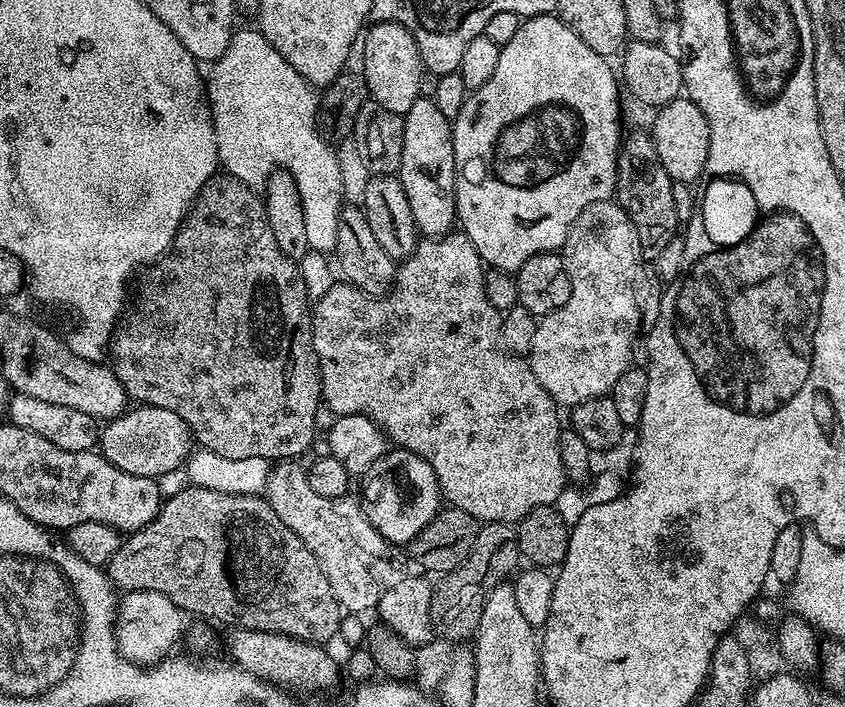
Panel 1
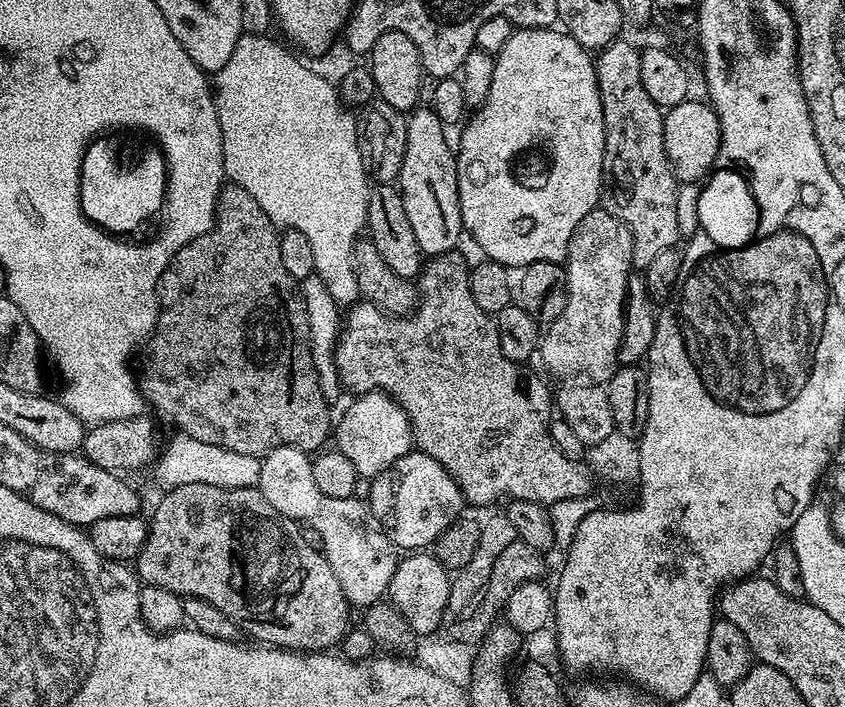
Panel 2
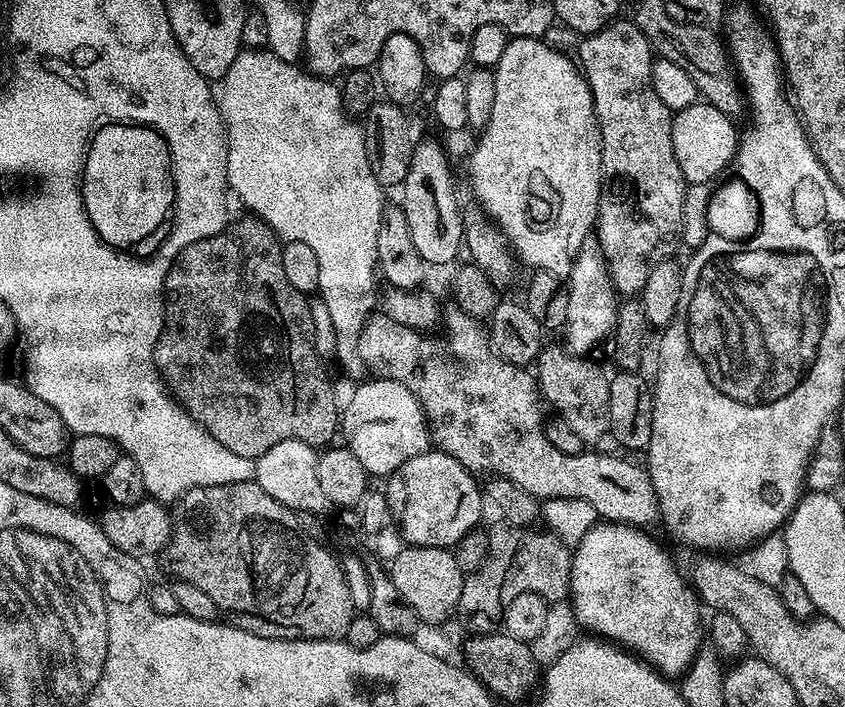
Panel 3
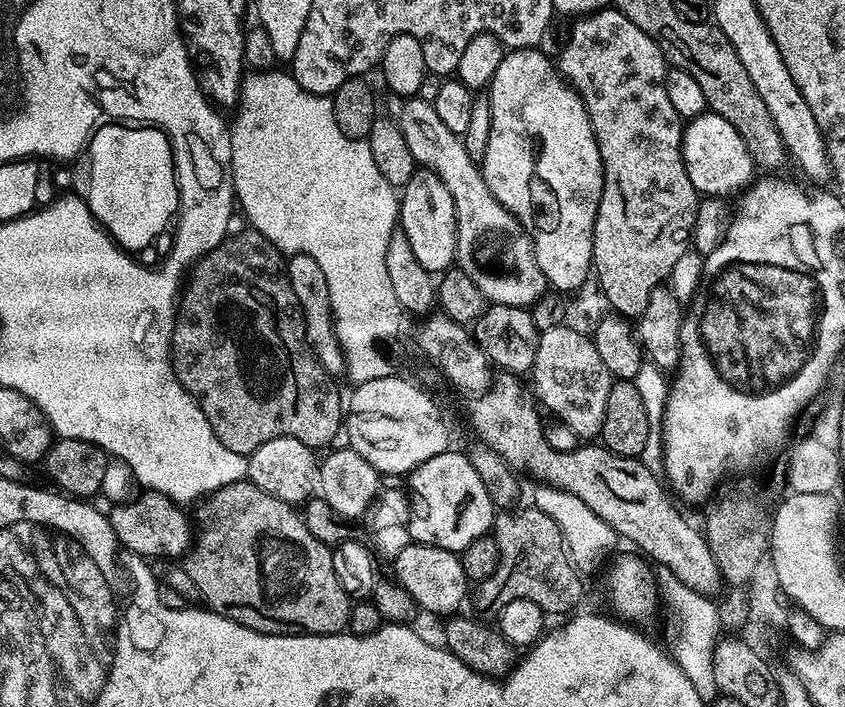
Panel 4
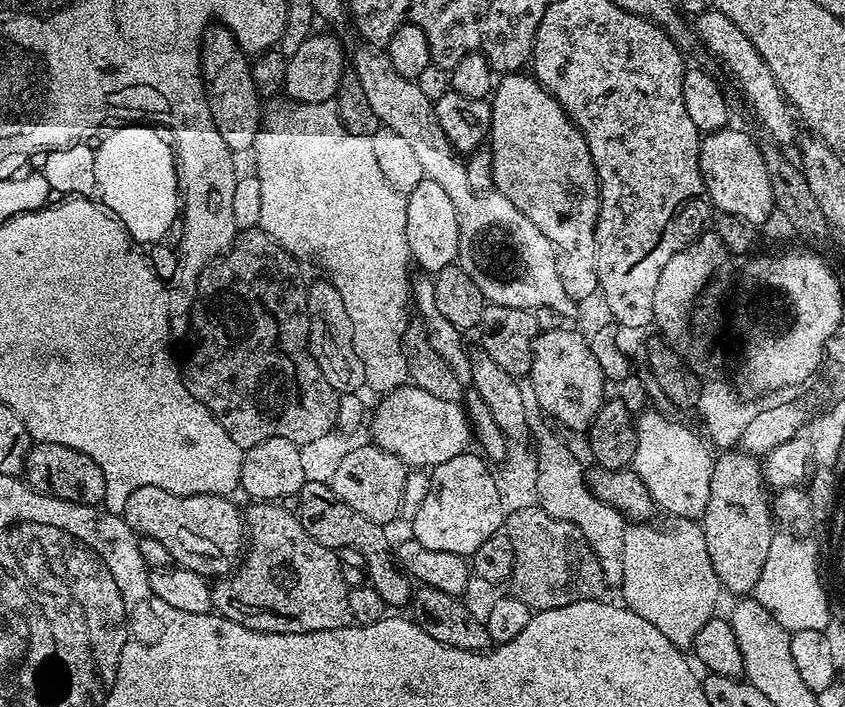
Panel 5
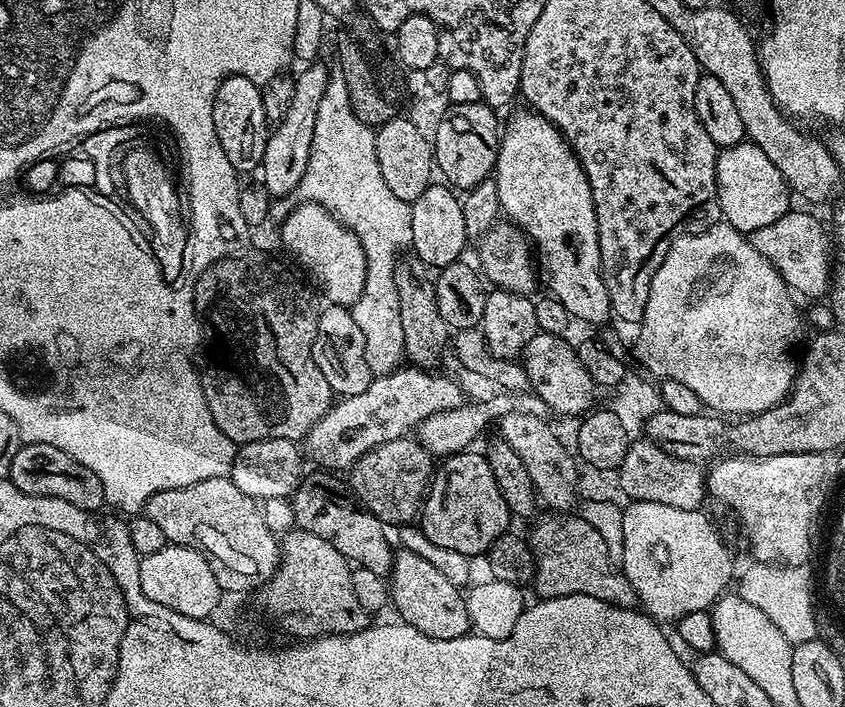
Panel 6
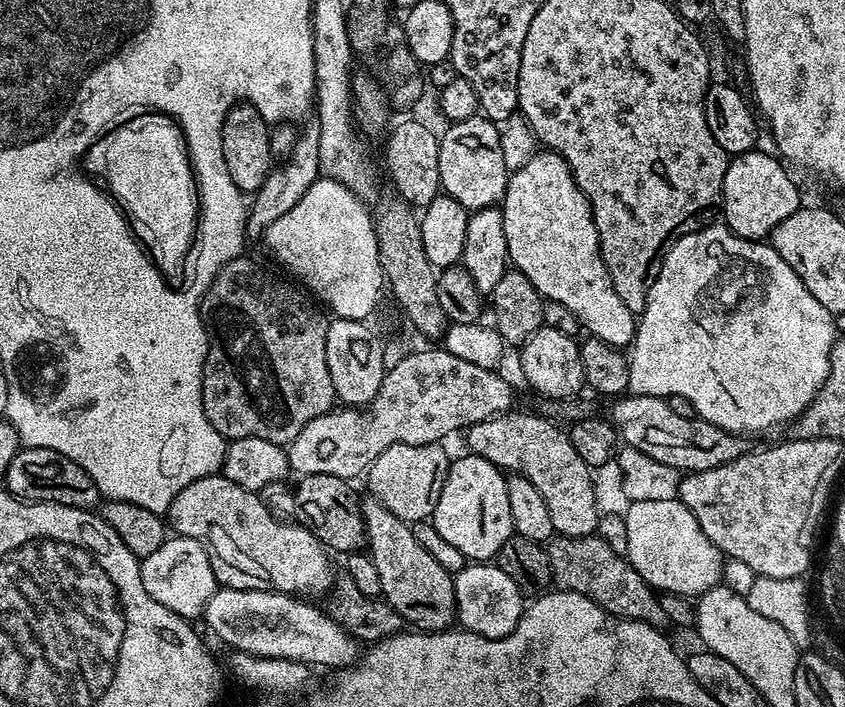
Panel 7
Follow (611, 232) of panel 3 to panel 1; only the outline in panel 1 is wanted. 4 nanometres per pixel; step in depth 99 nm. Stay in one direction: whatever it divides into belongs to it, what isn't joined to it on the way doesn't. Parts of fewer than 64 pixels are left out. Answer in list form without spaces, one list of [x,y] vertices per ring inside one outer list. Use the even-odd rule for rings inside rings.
[[[647,131],[632,132],[620,141],[620,153],[616,155],[616,203],[626,210],[630,222],[638,230],[640,250],[645,257],[654,258],[666,242],[670,242],[678,234],[678,219],[674,195],[673,181],[666,174],[662,162],[658,162],[658,152],[654,150],[654,142]]]

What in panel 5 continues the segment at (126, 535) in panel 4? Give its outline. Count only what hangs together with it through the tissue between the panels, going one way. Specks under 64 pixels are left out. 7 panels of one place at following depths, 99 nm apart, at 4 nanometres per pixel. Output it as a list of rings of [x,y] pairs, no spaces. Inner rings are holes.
[[[138,486],[126,498],[122,515],[137,537],[162,542],[179,567],[194,570],[205,578],[229,575],[246,548],[245,517],[228,496],[179,496],[158,486]]]

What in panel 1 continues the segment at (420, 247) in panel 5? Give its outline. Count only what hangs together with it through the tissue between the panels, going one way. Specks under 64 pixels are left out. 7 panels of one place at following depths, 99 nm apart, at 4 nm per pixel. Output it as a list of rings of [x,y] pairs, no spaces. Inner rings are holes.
[[[418,99],[403,116],[402,162],[399,178],[414,214],[417,233],[424,238],[435,238],[453,231],[456,218],[456,163],[452,141],[452,121],[438,110],[431,99]]]

